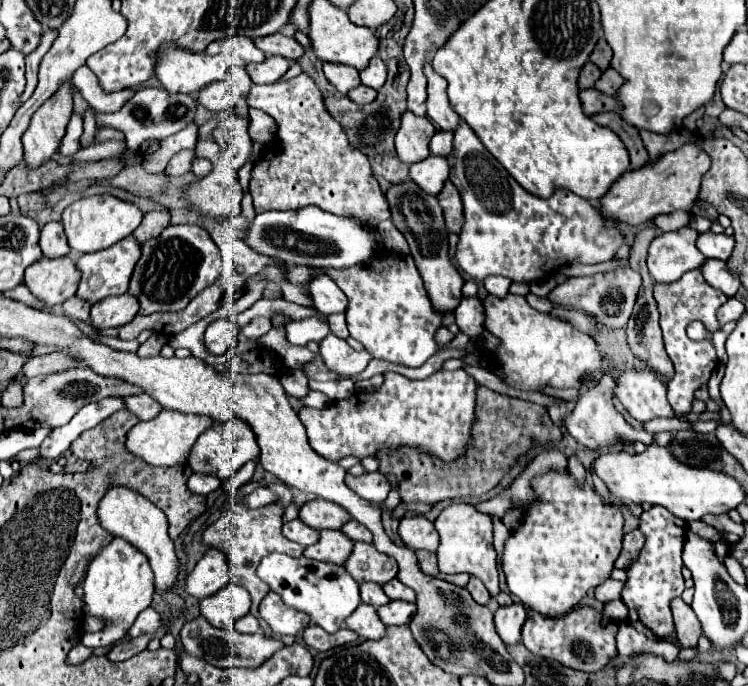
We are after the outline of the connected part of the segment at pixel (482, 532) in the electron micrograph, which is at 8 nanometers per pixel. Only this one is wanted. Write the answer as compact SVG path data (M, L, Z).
M452 504L442 510L438 516L438 534L440 534L440 546L436 550L438 554L438 566L444 574L472 574L480 578L488 592L496 596L500 592L498 588L498 570L496 570L496 550L492 550L492 520L488 514L480 514L470 504Z

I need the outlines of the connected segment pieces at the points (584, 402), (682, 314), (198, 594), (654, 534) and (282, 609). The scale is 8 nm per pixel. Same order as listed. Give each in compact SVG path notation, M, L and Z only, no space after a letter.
M612 370L610 372L606 372L606 376L598 382L598 386L596 388L592 388L586 396L582 396L580 400L578 400L578 404L576 404L576 408L570 412L570 414L566 414L564 418L562 418L562 424L566 426L566 430L568 430L568 434L574 438L574 440L578 440L580 444L584 444L584 446L588 446L588 448L602 448L602 446L616 446L618 444L618 436L624 436L624 438L630 438L630 440L640 440L640 442L644 442L646 446L652 446L654 444L654 436L652 434L648 434L648 432L644 432L644 430L634 430L624 418L622 418L622 414L618 414L616 412L616 408L612 406L612 394L608 394L608 390L612 390L612 378L614 378L614 374L612 374Z
M690 270L686 272L680 282L674 284L656 284L654 286L654 298L658 302L660 310L660 326L662 326L662 336L664 336L664 346L666 354L674 364L674 378L668 380L668 402L674 410L686 412L692 402L694 402L694 392L708 382L712 370L718 364L714 344L710 340L700 340L694 342L686 336L686 326L694 320L700 320L706 330L716 332L720 328L716 320L716 310L728 300L728 296L716 288L712 288L700 270Z
M210 550L200 558L196 568L188 574L184 590L196 600L202 600L216 594L228 580L230 580L228 560L224 558L224 554Z
M654 506L640 516L640 530L646 536L646 544L640 552L640 558L628 568L628 582L622 590L622 600L628 606L628 622L636 628L646 628L644 634L656 638L668 638L674 632L670 602L684 592L682 578L682 546L684 546L684 530L686 522L664 510L662 506Z
M270 592L262 600L260 616L268 622L268 626L274 632L274 636L282 636L282 634L296 636L300 630L304 630L310 624L310 616L308 614L286 606L282 602L280 594L276 594L276 592Z

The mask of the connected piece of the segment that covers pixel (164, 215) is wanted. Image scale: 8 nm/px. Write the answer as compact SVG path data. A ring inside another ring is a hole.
M162 210L162 212L148 212L142 220L142 224L136 228L134 236L140 240L140 242L146 242L150 238L158 238L160 232L170 226L170 212L168 210Z

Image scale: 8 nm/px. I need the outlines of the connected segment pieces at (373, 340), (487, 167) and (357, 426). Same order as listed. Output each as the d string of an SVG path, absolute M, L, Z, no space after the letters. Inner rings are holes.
M376 248L372 258L364 264L356 264L344 270L326 268L324 272L348 298L346 324L350 336L364 344L364 348L372 352L374 358L418 368L438 352L434 338L436 330L442 326L442 314L432 308L412 256Z
M464 120L454 130L454 150L448 156L448 162L452 166L450 180L460 190L464 202L464 228L456 250L456 266L476 282L482 282L486 276L492 274L506 276L512 282L542 282L550 276L556 276L558 268L568 266L572 262L598 264L612 260L616 250L624 244L620 230L614 226L606 226L600 212L590 206L588 200L572 194L570 190L558 188L546 200L526 192L506 172L506 168L484 148L484 144Z
M440 370L426 380L408 380L396 372L384 374L384 384L376 392L354 392L350 398L334 400L330 406L316 410L316 408L300 408L298 418L306 426L310 446L322 454L324 458L338 462L344 456L358 456L366 458L376 454L380 448L400 448L400 446L414 446L422 448L438 458L452 460L464 452L464 446L470 438L470 428L474 422L474 402L476 402L476 382L470 374L462 370Z

